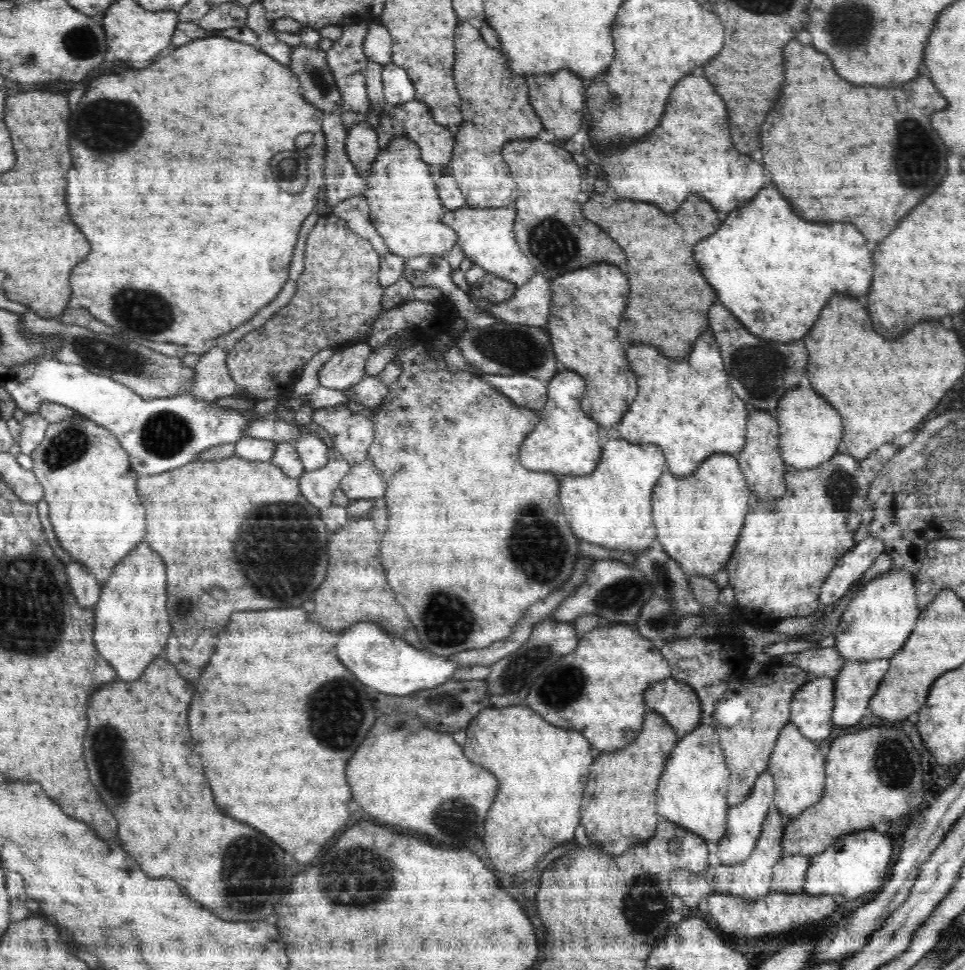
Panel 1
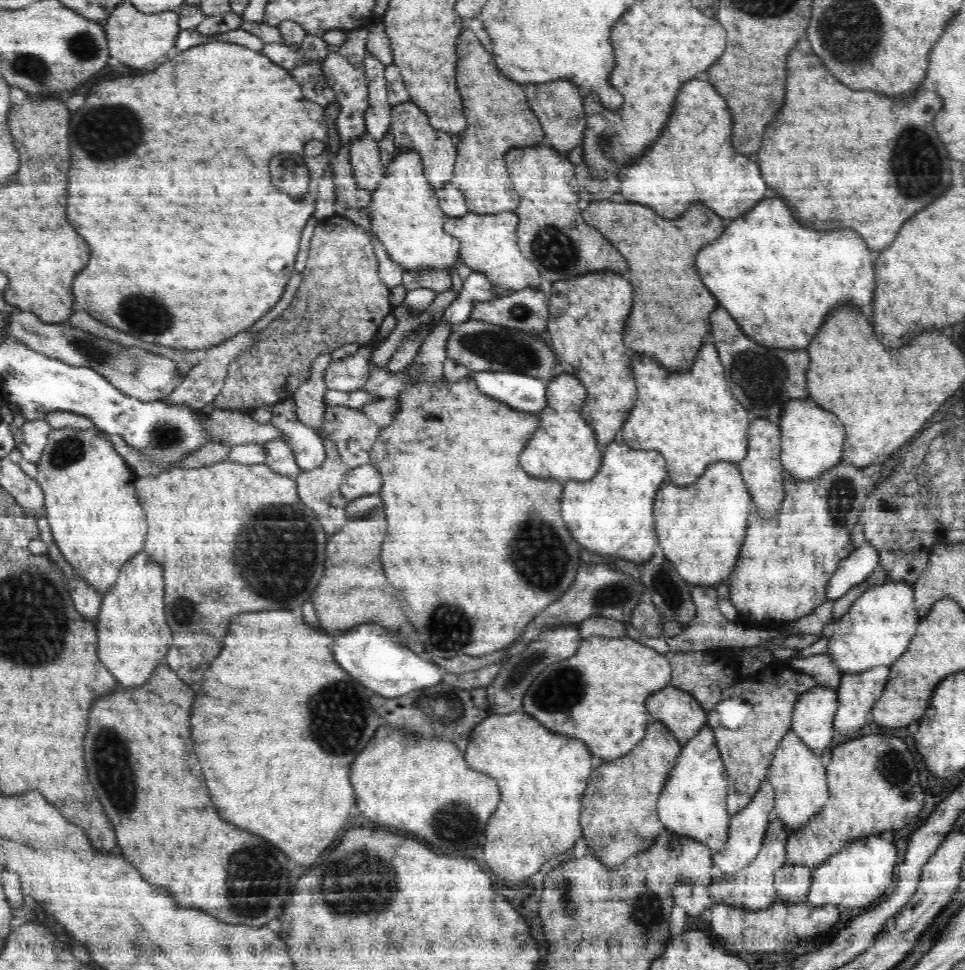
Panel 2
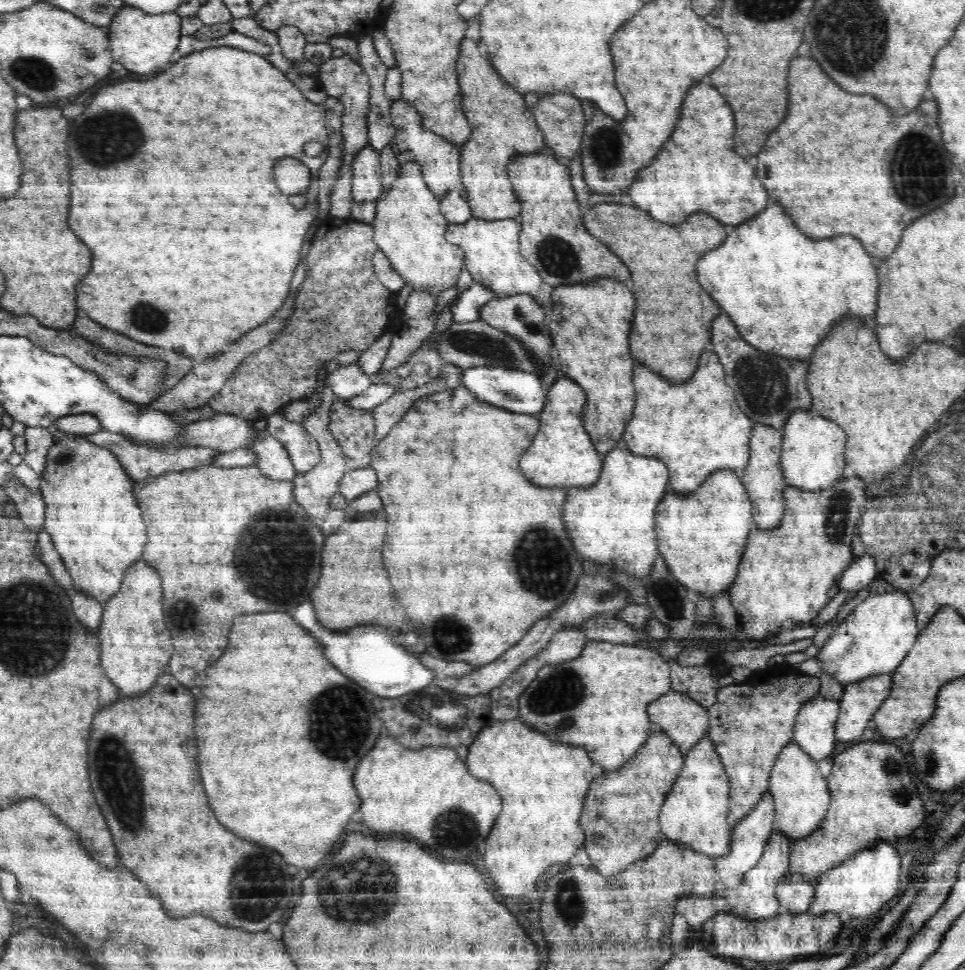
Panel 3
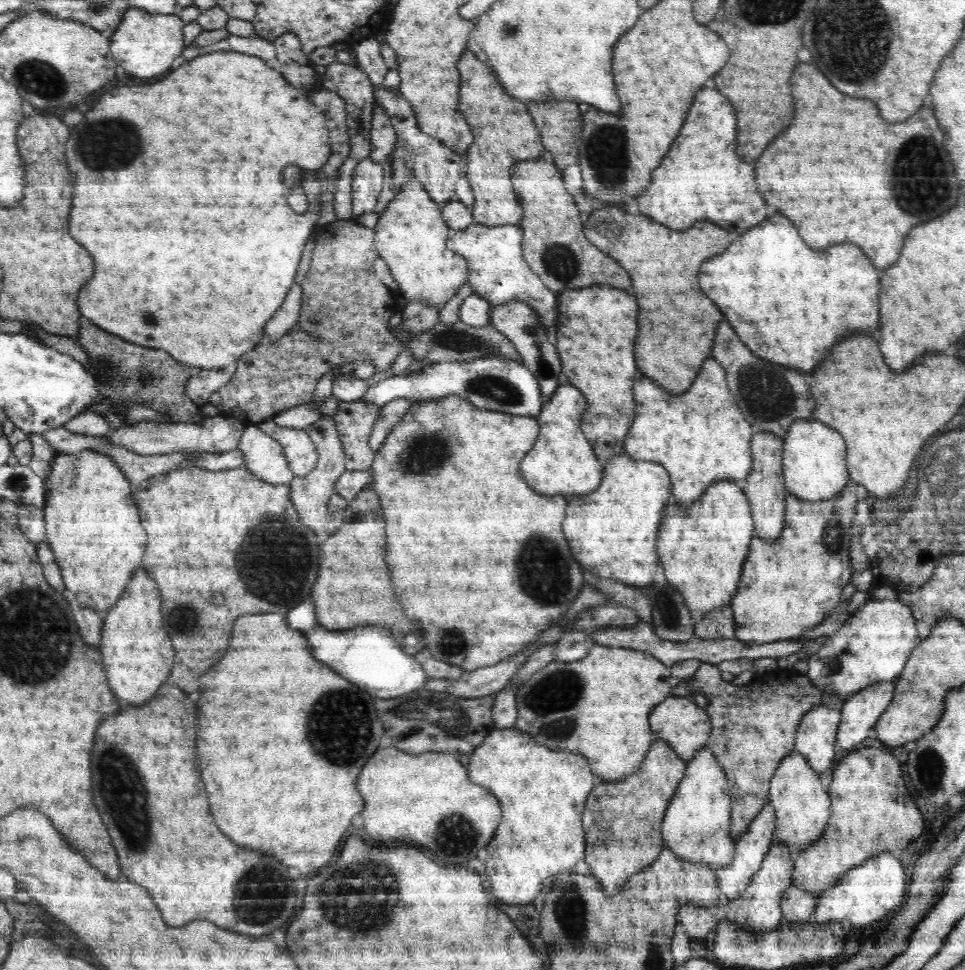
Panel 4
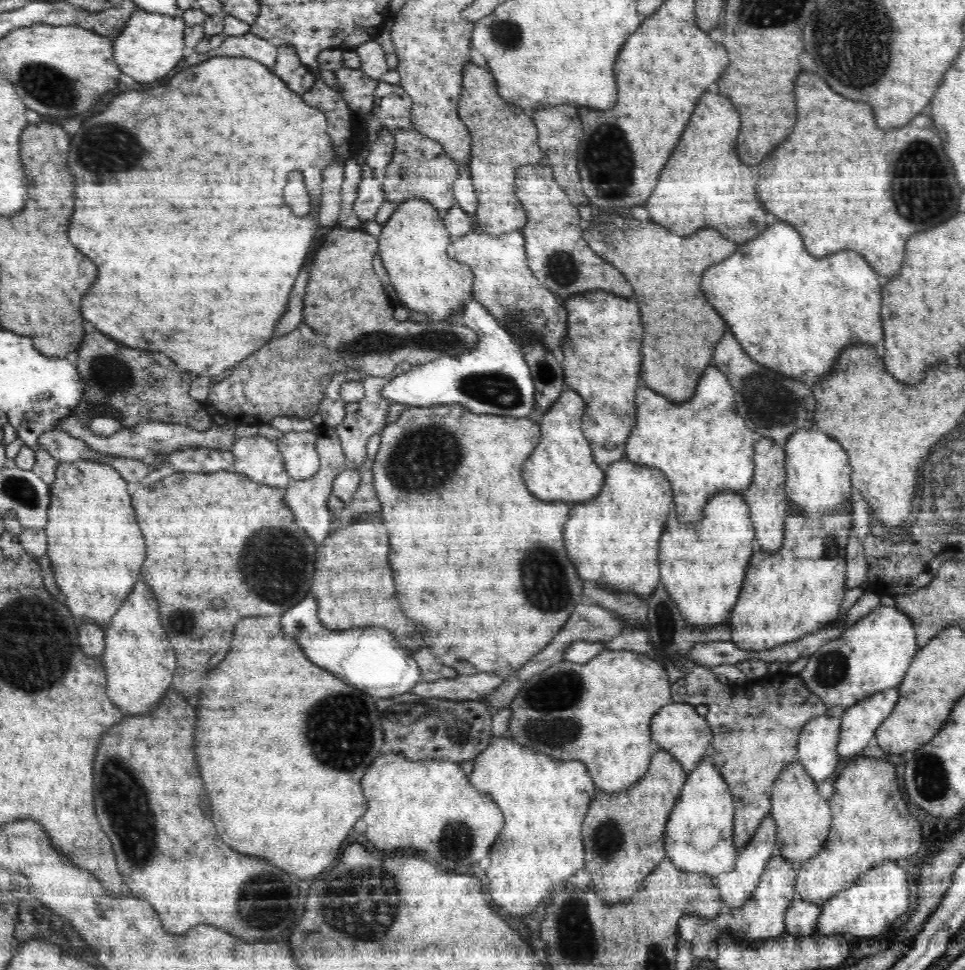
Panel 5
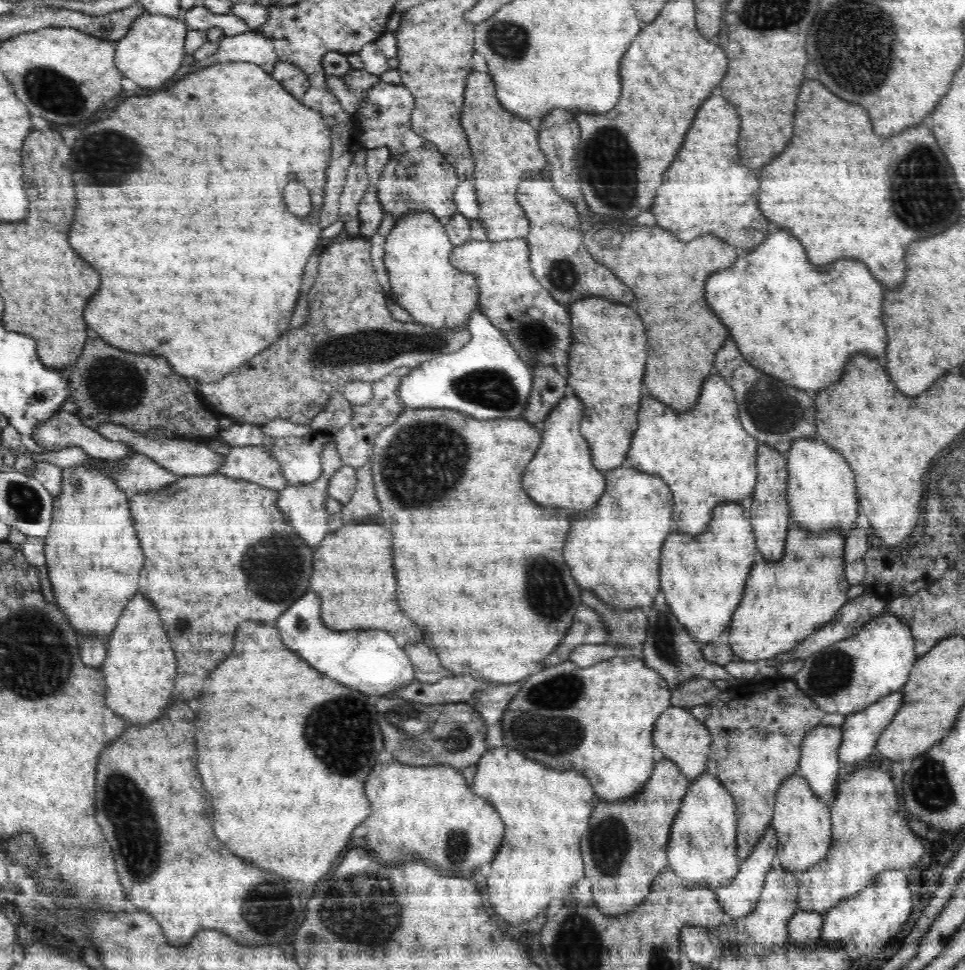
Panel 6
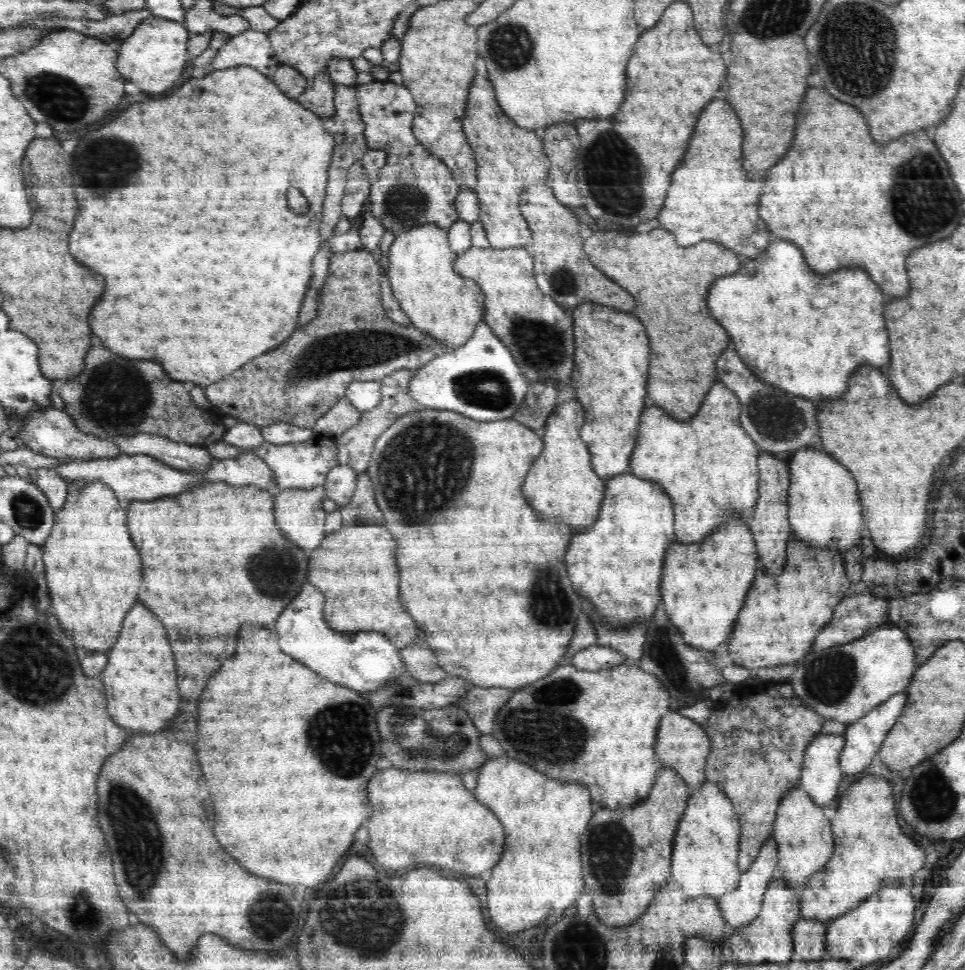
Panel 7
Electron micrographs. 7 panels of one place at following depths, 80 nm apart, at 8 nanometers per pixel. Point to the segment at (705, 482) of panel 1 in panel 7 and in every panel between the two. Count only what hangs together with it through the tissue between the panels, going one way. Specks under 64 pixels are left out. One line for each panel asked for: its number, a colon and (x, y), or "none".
2: (700, 527)
3: (702, 535)
4: (702, 558)
5: (703, 566)
6: (703, 577)
7: (704, 585)

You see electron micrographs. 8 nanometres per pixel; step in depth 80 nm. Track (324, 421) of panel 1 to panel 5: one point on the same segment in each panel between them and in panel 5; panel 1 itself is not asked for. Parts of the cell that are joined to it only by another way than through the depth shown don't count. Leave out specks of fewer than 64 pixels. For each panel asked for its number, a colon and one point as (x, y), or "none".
2: (353, 433)
3: (354, 429)
4: (354, 422)
5: (365, 417)

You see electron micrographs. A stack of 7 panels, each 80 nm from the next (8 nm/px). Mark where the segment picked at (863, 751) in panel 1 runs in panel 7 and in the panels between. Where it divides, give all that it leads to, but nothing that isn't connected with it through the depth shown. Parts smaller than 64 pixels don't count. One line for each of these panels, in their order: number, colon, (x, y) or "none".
2: (873, 787)
3: (872, 796)
4: (872, 811)
5: (870, 822)
6: (868, 834)
7: (868, 846)

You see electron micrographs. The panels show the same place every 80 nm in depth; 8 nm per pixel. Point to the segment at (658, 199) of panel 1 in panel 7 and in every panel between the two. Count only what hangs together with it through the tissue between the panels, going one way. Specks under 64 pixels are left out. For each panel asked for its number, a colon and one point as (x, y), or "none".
2: (694, 161)
3: (698, 170)
4: (701, 178)
5: (703, 185)
6: (707, 191)
7: (711, 197)

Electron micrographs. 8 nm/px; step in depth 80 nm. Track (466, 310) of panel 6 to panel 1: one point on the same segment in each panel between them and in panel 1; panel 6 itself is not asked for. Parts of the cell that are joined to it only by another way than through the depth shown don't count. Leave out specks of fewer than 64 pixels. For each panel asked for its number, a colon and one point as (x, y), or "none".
1: (401, 191)
2: (405, 214)
3: (409, 228)
4: (411, 236)
5: (413, 245)

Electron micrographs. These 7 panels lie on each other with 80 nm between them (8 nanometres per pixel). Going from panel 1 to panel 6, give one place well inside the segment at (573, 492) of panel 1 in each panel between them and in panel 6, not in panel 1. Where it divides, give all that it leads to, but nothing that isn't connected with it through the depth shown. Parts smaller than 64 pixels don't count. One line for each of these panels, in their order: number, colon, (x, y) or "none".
2: (611, 514)
3: (612, 521)
4: (613, 531)
5: (624, 520)
6: (618, 561)

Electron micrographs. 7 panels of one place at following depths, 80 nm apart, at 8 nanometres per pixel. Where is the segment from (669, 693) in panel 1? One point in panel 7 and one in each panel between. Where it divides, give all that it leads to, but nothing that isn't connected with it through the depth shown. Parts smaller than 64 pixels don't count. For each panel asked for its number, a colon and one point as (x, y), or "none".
2: (678, 710)
3: (679, 716)
4: (678, 721)
5: (676, 727)
6: (678, 735)
7: (681, 743)

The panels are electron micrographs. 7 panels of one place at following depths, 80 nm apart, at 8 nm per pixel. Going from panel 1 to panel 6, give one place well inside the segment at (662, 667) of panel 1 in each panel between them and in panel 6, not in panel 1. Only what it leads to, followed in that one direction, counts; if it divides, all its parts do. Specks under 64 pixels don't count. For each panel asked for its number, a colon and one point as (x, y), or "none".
2: (599, 695)
3: (600, 699)
4: (621, 686)
5: (600, 711)
6: (601, 718)

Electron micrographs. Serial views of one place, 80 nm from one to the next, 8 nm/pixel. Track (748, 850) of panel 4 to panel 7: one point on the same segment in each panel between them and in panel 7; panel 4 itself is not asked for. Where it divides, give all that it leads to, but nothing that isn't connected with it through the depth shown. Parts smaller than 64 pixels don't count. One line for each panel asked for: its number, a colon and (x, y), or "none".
5: (735, 886)
6: (738, 897)
7: (739, 907)

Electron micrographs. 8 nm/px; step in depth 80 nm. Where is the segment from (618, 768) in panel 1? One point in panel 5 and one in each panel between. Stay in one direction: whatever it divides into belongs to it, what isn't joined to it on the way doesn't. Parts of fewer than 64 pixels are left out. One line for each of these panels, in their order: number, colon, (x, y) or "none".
2: (619, 816)
3: (620, 817)
4: (622, 820)
5: (624, 830)

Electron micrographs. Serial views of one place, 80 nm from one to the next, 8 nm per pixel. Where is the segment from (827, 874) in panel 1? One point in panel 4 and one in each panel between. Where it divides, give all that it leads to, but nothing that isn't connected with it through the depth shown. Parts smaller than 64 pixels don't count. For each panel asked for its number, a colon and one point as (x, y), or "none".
2: (858, 876)
3: (867, 881)
4: (874, 890)

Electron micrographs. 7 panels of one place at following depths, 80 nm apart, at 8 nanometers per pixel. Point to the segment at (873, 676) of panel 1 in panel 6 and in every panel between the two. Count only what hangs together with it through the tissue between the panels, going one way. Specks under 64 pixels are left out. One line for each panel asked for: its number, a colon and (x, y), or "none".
2: (857, 693)
3: (860, 700)
4: (859, 714)
5: (859, 724)
6: (861, 730)

